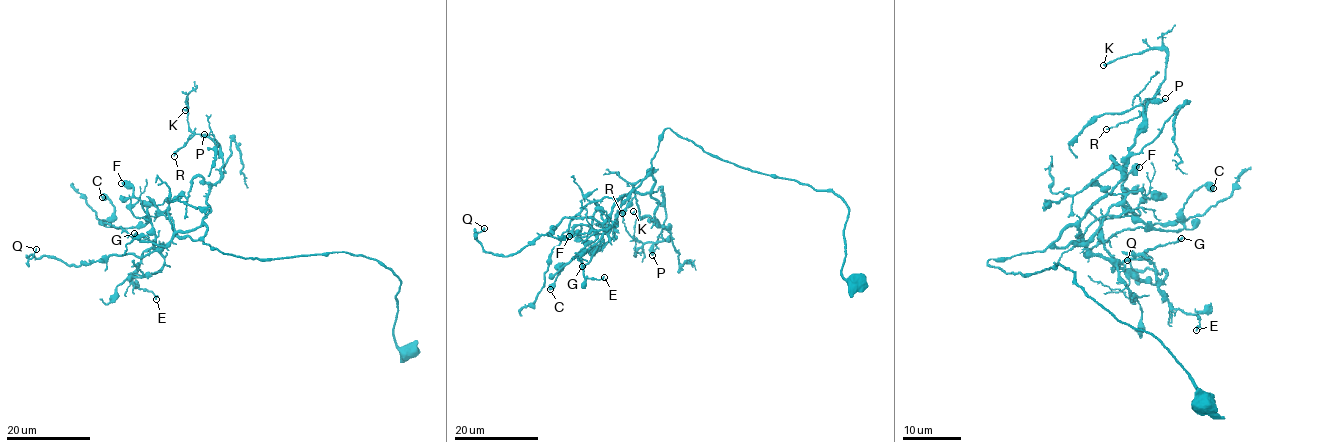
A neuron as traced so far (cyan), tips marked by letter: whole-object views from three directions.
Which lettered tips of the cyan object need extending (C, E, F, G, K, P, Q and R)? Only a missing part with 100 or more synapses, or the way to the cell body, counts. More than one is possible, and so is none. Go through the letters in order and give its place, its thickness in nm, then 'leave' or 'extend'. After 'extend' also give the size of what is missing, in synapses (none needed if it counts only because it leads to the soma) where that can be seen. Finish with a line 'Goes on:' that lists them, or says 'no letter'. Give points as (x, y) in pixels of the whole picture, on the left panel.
C: (102, 197) | 750 nm | leave
E: (156, 299) | 130 nm | leave
F: (121, 183) | 600 nm | leave
G: (134, 233) | 280 nm | leave
K: (185, 110) | 240 nm | leave
P: (204, 134) | 360 nm | leave
Q: (36, 249) | 200 nm | leave
R: (174, 156) | 110 nm | leave
Goes on: no letter

